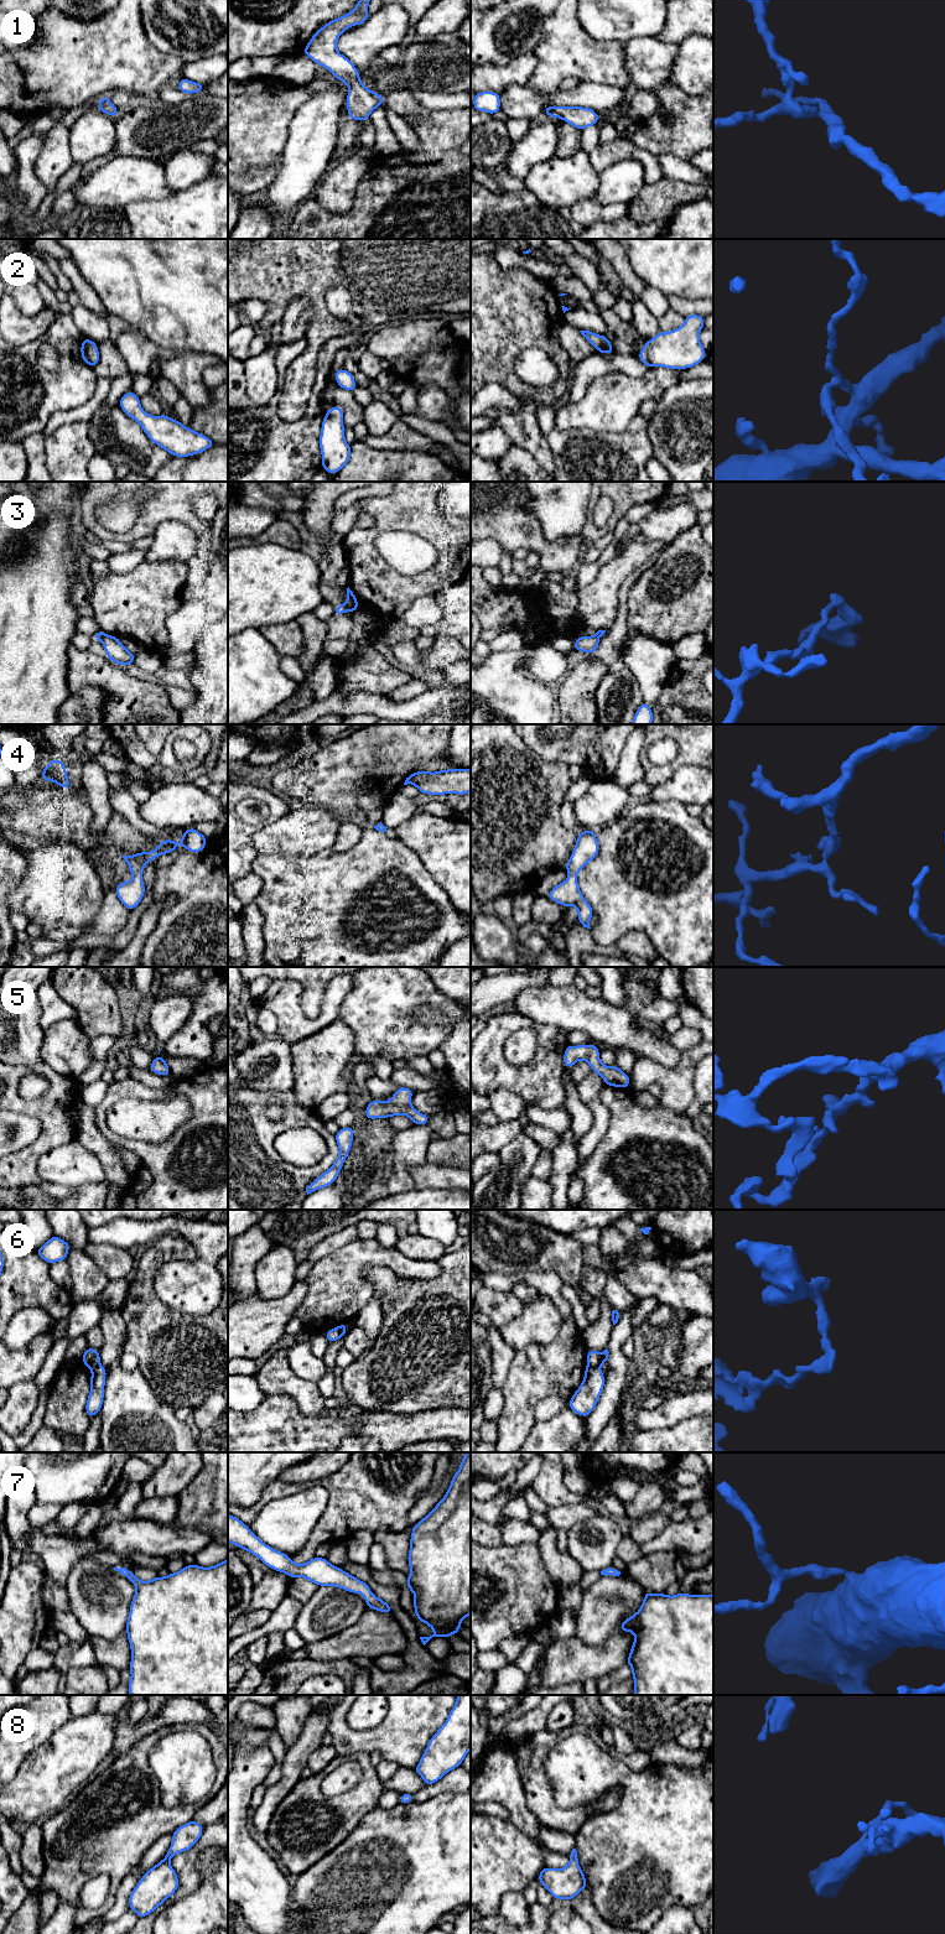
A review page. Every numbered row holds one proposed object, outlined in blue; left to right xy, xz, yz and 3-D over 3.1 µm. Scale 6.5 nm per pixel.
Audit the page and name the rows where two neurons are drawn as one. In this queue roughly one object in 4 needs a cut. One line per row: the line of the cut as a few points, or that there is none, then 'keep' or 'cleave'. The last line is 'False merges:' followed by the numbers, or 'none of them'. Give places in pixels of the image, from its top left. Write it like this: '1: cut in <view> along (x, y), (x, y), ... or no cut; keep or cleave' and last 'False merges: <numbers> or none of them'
1: no cut; keep
2: no cut; keep
3: cut in xz along (343, 606), (348, 611); cleave
4: no cut; keep
5: no cut; keep
6: cut in yz along (587, 1365), (598, 1368); cleave
7: no cut; keep
8: no cut; keep
False merges: 3, 6

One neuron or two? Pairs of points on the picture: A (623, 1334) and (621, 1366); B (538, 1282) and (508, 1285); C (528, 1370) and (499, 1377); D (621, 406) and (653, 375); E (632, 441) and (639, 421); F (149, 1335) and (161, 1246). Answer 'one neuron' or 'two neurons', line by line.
A: one neuron
B: one neuron
C: two neurons
D: one neuron
E: two neurons
F: one neuron

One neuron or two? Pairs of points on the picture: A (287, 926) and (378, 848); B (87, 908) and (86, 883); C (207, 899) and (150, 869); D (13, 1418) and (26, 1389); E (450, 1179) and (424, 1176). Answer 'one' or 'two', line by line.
A: one
B: one
C: two
D: one
E: one

